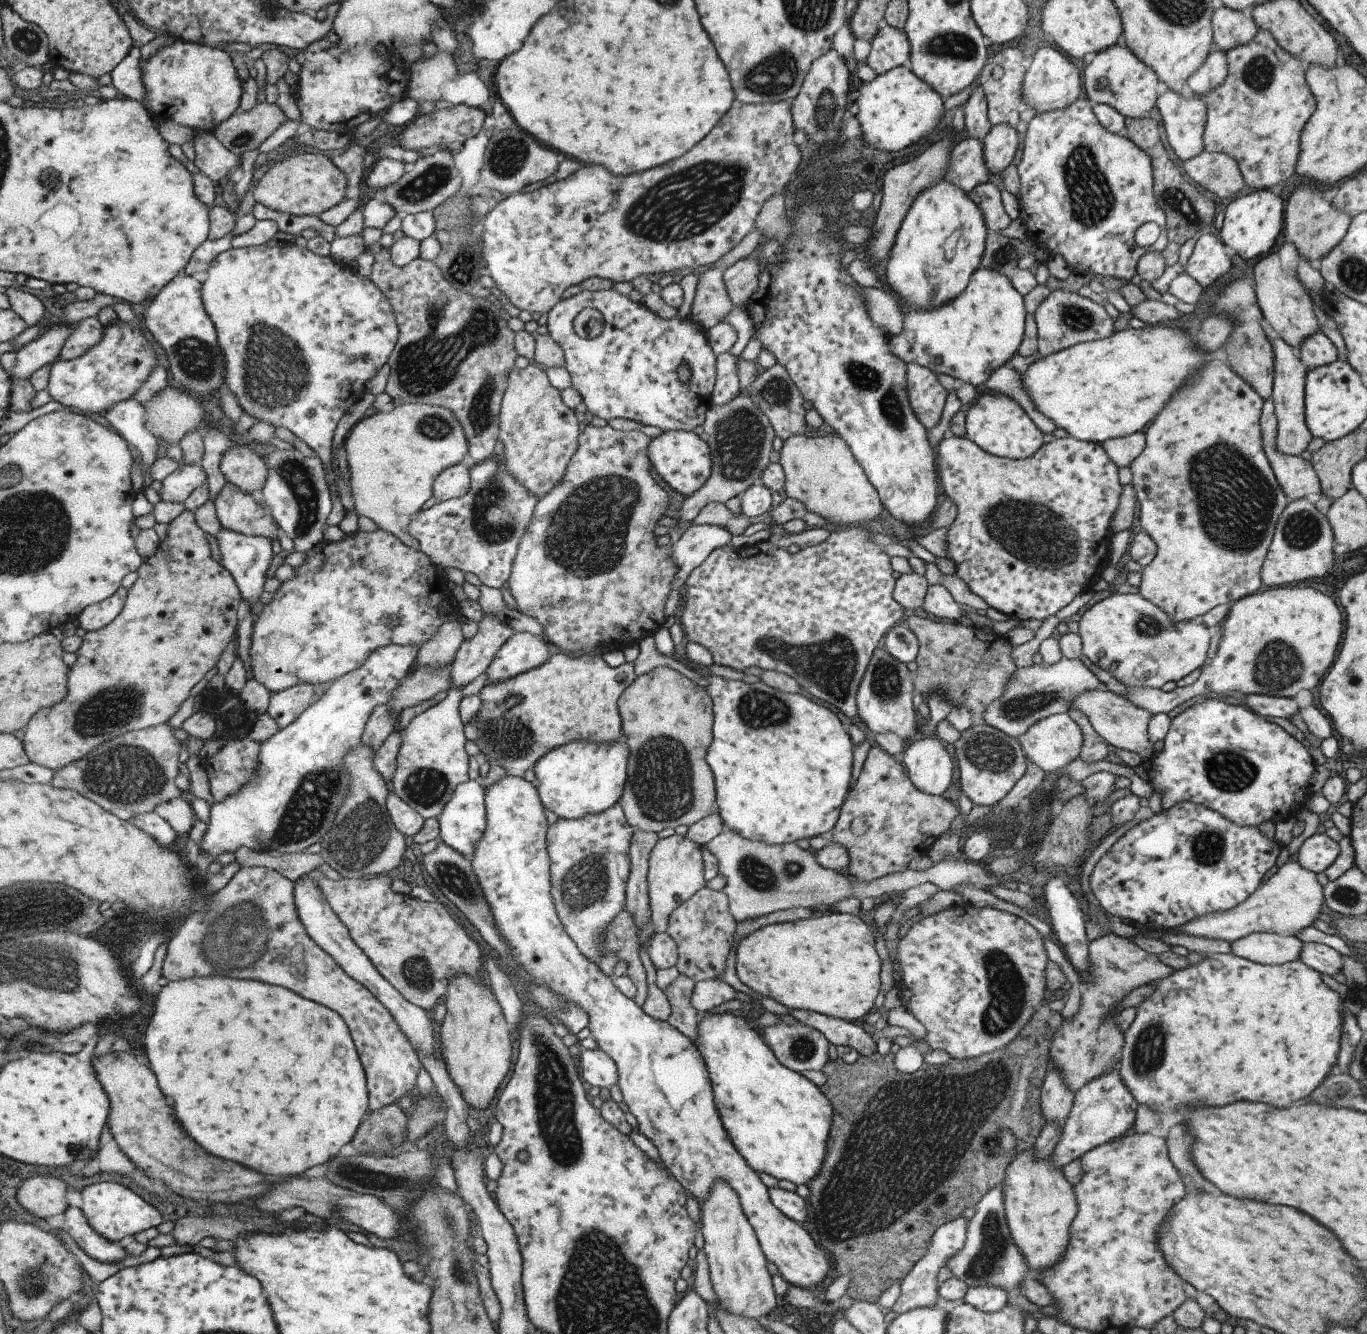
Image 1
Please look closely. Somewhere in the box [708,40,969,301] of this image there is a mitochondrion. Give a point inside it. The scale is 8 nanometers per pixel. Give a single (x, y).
(771, 74)

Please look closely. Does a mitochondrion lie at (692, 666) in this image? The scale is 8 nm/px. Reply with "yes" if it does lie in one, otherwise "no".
no

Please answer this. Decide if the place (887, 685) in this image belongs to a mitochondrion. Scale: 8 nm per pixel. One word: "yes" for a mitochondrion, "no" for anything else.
yes

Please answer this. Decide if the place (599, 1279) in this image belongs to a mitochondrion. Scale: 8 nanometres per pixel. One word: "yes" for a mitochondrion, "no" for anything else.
yes

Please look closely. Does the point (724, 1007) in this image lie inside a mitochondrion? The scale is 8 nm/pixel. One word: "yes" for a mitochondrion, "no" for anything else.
no

